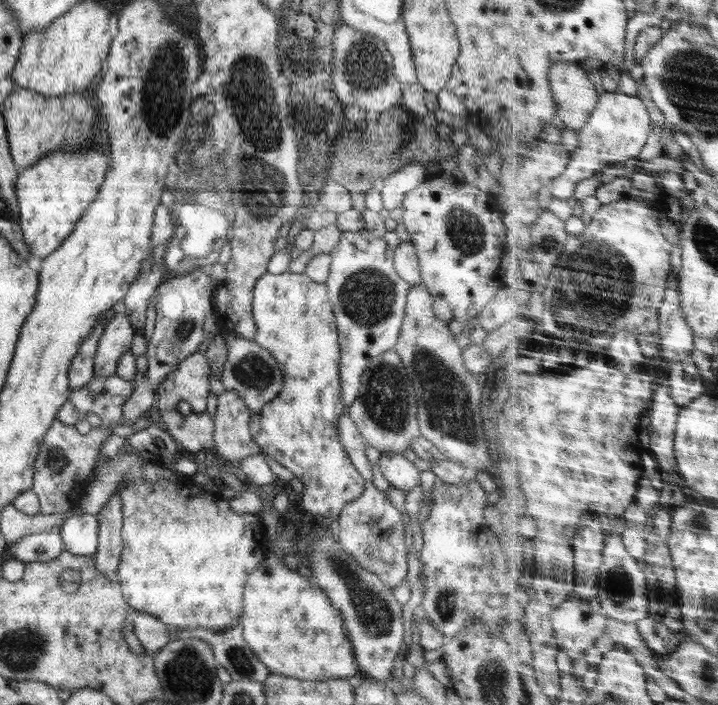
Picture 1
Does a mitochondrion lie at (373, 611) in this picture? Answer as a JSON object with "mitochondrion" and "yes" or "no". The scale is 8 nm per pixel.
{"mitochondrion":"yes"}

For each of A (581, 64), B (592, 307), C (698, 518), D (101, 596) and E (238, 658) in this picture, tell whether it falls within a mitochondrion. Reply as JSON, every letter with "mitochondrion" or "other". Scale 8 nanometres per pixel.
{"A":"other","B":"mitochondrion","C":"mitochondrion","D":"other","E":"mitochondrion"}

